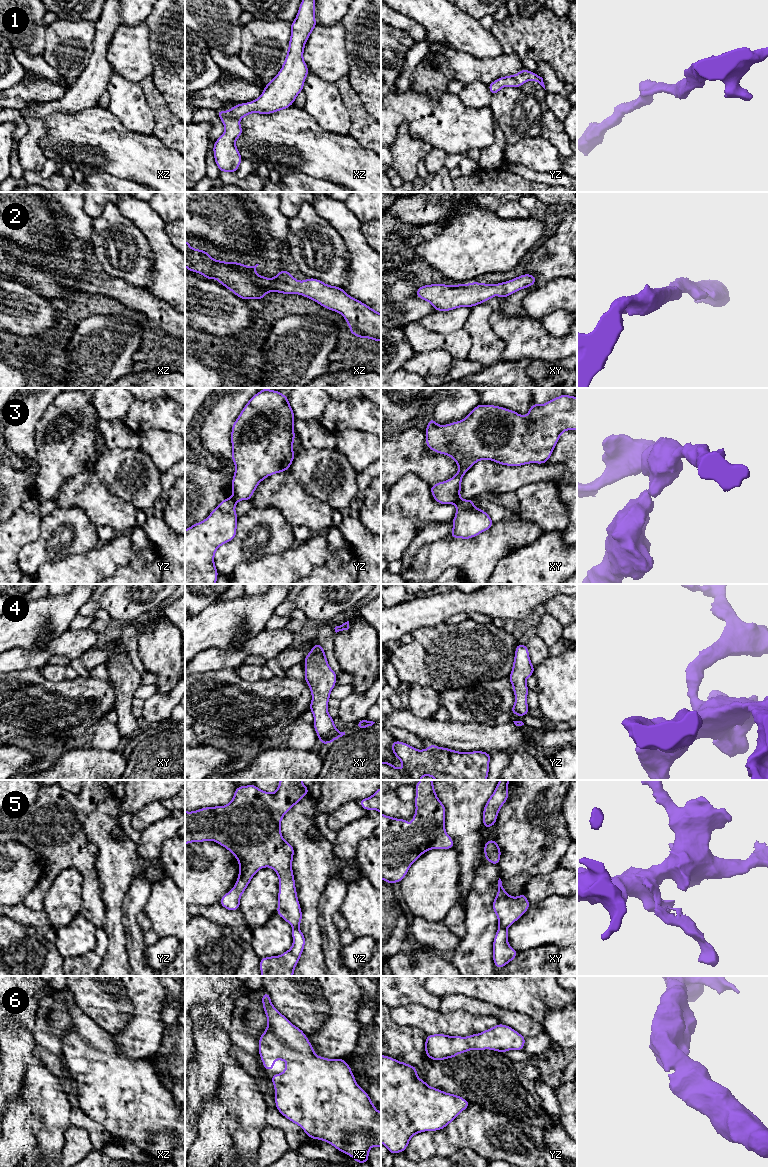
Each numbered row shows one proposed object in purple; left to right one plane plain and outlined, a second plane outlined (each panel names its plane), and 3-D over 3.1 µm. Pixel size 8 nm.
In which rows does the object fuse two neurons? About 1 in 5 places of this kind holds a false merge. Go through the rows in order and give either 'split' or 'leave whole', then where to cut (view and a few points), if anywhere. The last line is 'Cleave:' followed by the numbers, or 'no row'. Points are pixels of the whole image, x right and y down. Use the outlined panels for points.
1: leave whole | no cut
2: leave whole | no cut
3: split | xy (459, 497), (455, 504)
4: leave whole | no cut
5: split | xy (499, 926), (506, 929)
6: leave whole | no cut
Cleave: 3, 5

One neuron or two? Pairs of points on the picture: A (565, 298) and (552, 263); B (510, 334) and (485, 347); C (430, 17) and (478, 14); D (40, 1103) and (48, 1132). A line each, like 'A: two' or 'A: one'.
A: two
B: two
C: two
D: one

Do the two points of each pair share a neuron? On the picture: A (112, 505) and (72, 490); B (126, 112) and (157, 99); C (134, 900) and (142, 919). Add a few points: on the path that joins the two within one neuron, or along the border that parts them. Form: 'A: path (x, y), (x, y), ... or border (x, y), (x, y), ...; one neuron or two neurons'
A: path (102, 505), (92, 495), (82, 491); one neuron
B: border (139, 83), (155, 125); two neurons
C: border (141, 910), (136, 917), (136, 922), (143, 935); two neurons

